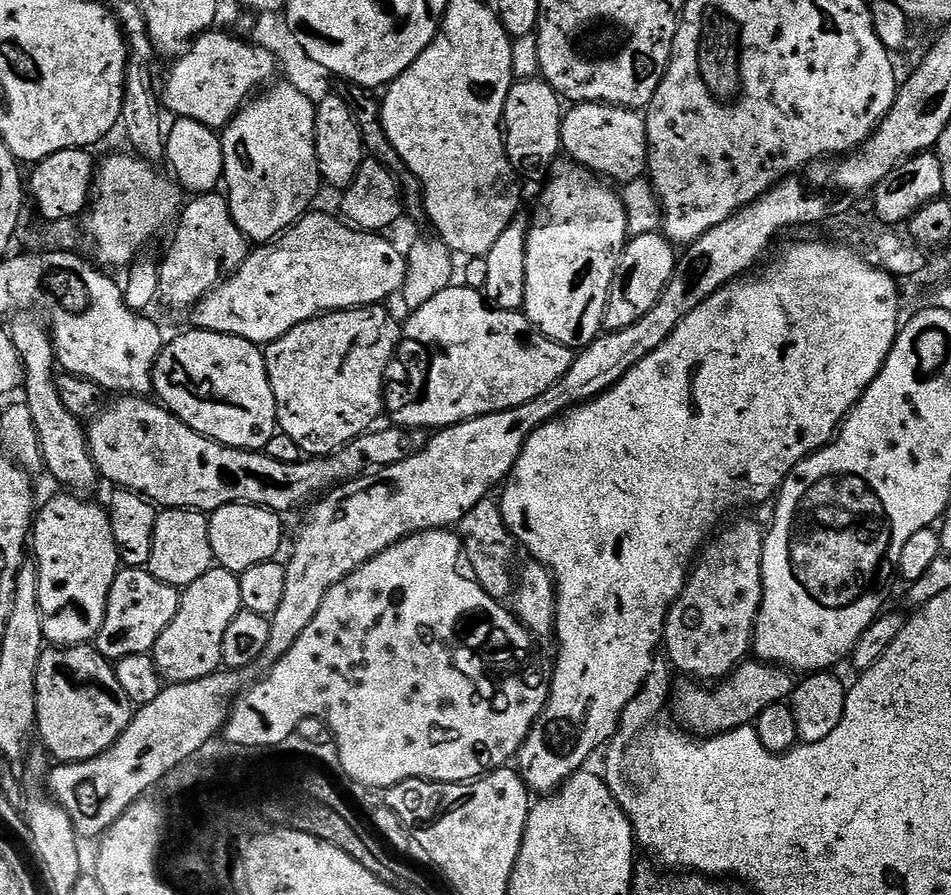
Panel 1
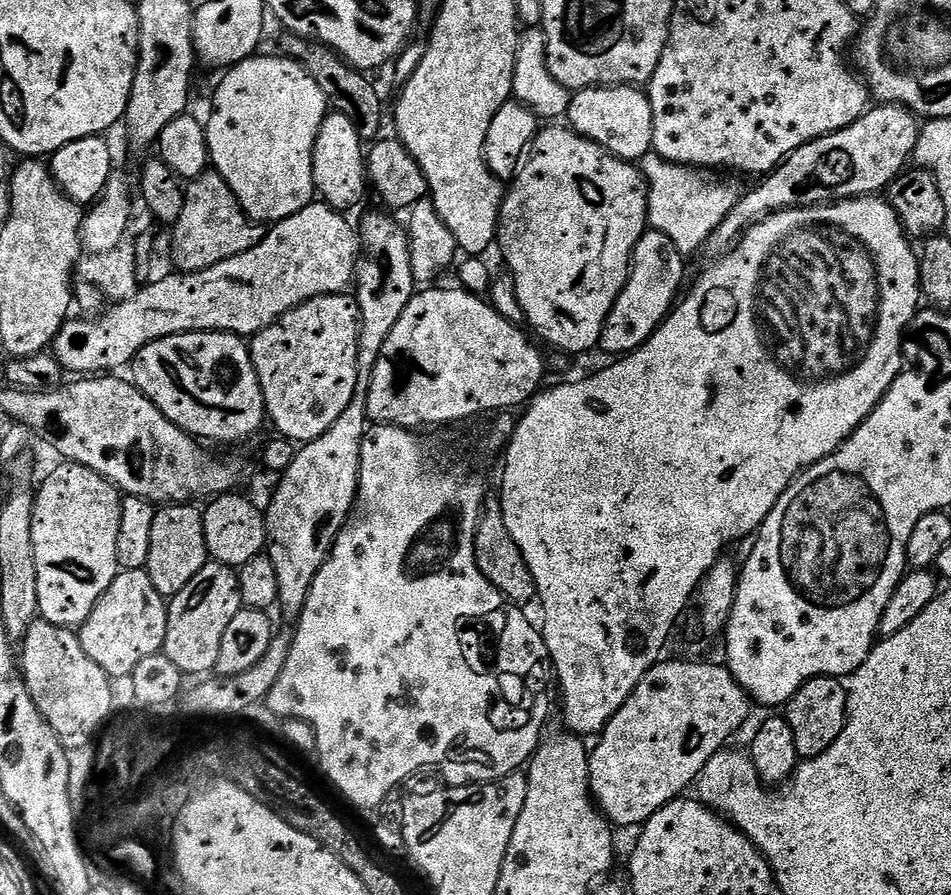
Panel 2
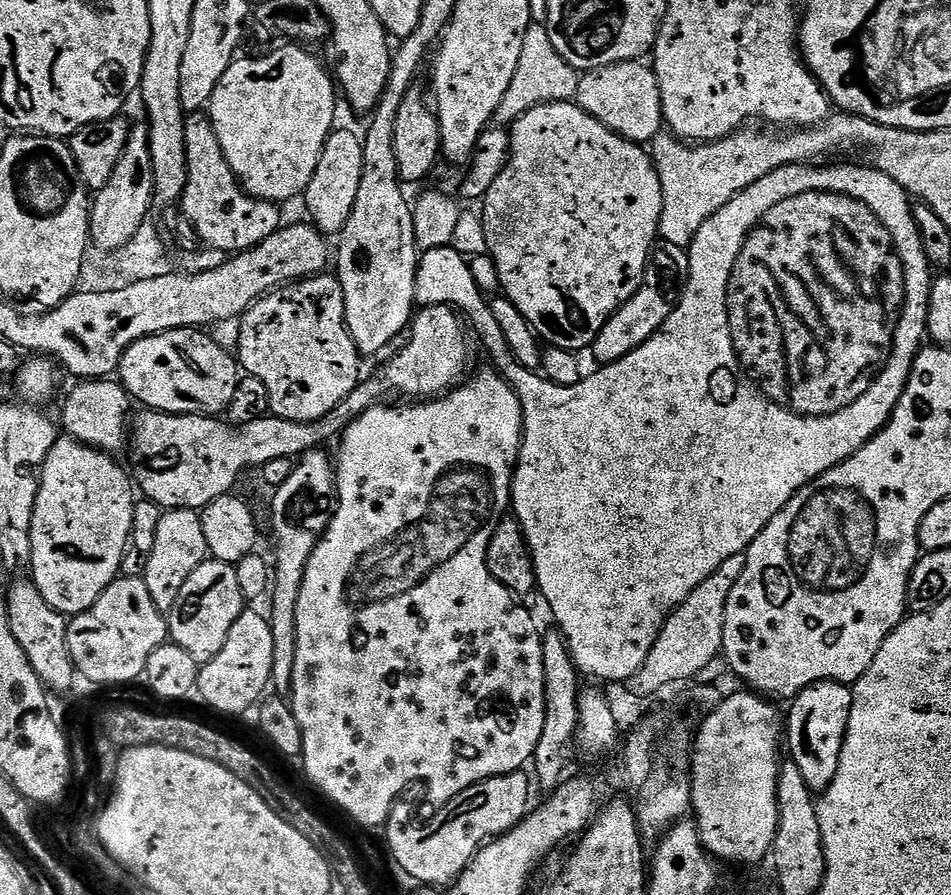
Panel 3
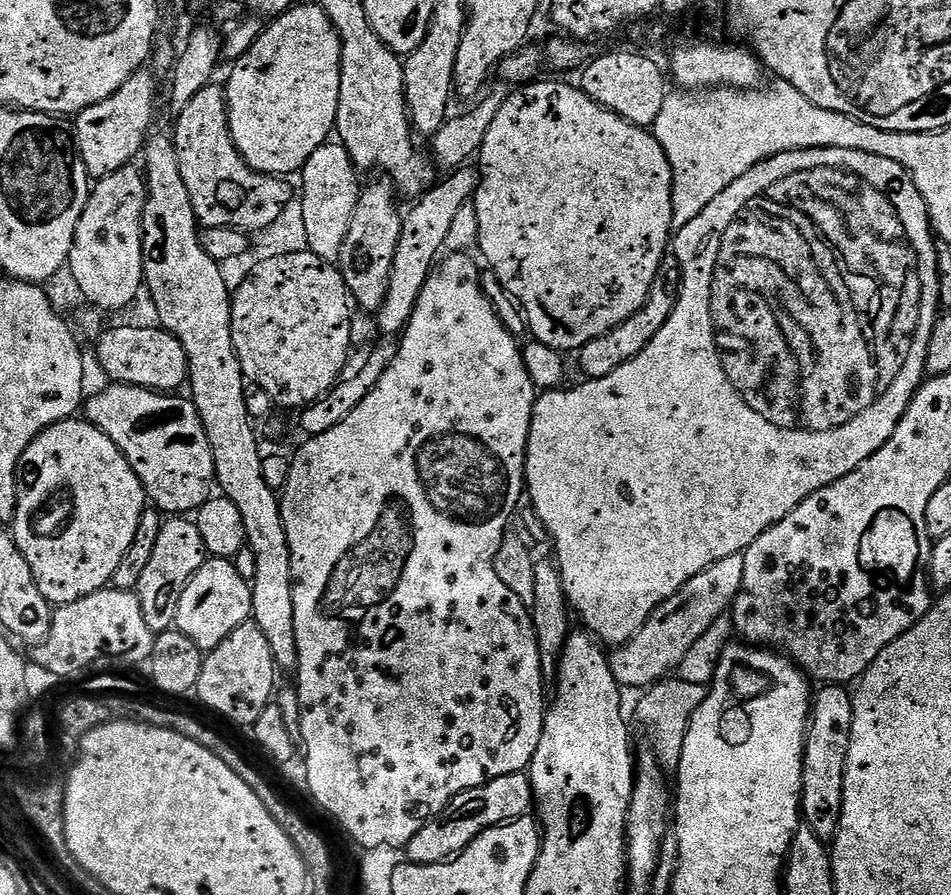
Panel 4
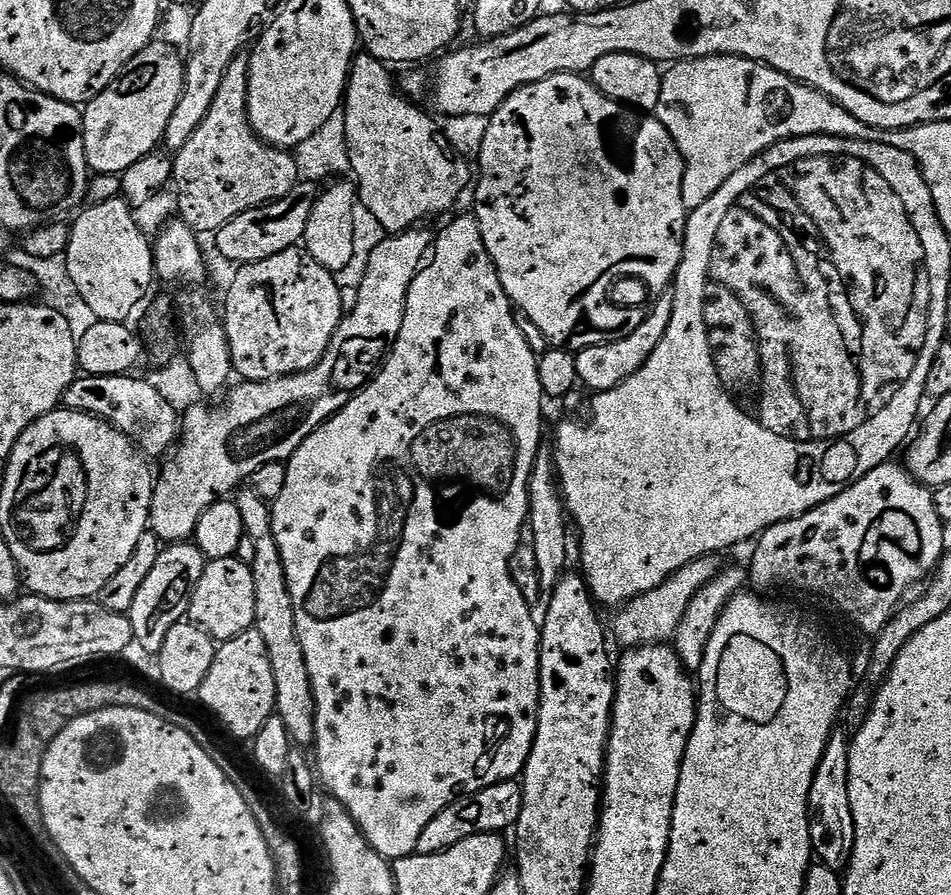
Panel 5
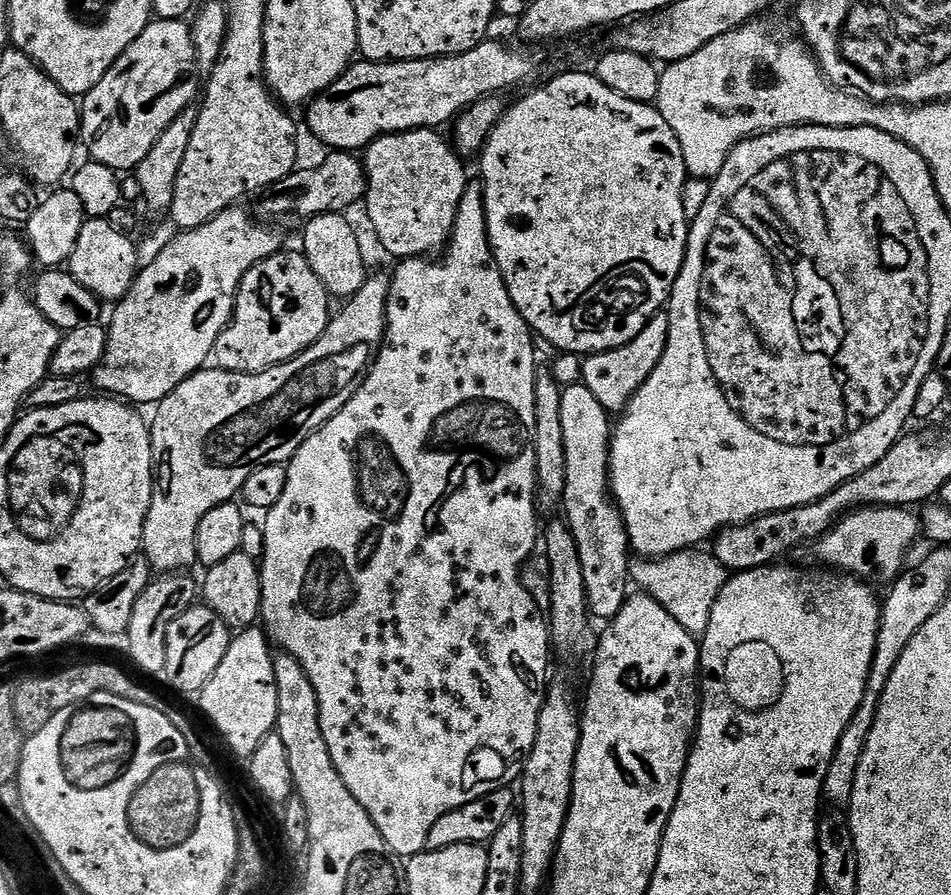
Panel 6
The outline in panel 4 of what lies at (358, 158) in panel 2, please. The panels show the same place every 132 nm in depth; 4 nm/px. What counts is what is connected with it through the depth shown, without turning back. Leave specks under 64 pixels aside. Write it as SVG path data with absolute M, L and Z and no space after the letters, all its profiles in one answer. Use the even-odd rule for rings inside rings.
M329 142L318 146L314 154L304 163L298 179L304 183L304 193L299 193L303 217L306 222L308 241L307 251L318 258L339 261L342 242L346 242L346 234L350 231L350 218L354 218L354 206L358 206L358 198L362 191L361 173L350 154L339 142Z

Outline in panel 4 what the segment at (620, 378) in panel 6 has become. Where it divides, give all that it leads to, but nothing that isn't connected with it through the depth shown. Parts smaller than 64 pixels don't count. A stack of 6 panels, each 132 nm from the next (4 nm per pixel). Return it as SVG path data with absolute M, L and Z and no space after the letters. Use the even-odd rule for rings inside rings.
M665 255L664 260L658 266L658 274L654 274L654 282L650 286L650 294L642 310L638 310L638 314L626 318L626 322L614 326L606 334L586 342L586 346L579 349L580 368L585 372L583 375L587 379L597 380L606 374L614 374L618 366L642 354L642 350L646 350L646 346L654 342L654 334L658 334L658 330L666 326L666 318L674 314L674 306L680 301L680 285L683 283L684 274L680 270L680 264L676 261L675 255Z

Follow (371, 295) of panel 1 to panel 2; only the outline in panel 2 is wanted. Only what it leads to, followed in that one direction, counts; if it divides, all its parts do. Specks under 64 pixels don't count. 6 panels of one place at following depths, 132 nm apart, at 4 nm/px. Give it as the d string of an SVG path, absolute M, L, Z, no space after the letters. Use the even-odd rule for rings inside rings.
M313 202L307 204L302 210L298 210L298 214L294 214L285 220L278 220L271 225L264 233L264 240L258 242L258 246L254 246L249 252L238 254L234 258L226 258L226 262L218 262L218 266L210 266L201 272L185 272L183 274L169 274L166 278L162 278L160 282L153 284L145 283L130 299L113 303L112 309L101 311L98 318L80 318L84 320L69 319L62 326L62 330L56 335L54 341L54 355L60 365L64 367L65 373L68 374L112 374L116 368L127 369L135 360L136 355L146 347L150 342L161 340L167 336L177 336L178 334L186 334L187 332L232 332L236 336L251 338L257 332L261 332L264 328L269 328L275 320L280 320L285 316L291 308L297 308L302 302L306 302L310 298L318 298L319 296L338 296L347 293L353 287L356 278L356 262L360 258L360 237L357 229L348 225L347 215L341 214L337 209L331 208L329 204L323 202Z

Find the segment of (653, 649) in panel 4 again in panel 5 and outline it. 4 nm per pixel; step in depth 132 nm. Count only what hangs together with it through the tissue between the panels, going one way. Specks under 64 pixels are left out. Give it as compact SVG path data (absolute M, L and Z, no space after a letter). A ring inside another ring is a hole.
M719 553L704 555L695 559L694 562L687 563L682 569L655 587L654 590L647 591L646 594L635 596L623 605L614 622L614 636L623 649L644 647L647 644L660 644L671 641L676 630L694 596L701 588L712 581L717 575L722 573L724 563L723 557Z

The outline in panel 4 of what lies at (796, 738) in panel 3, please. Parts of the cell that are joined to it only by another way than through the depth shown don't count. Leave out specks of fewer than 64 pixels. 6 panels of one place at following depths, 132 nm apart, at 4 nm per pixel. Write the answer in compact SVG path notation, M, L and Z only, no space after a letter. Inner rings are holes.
M824 686L810 704L808 736L804 739L804 785L800 795L803 823L818 838L828 842L836 835L842 818L846 754L850 750L850 730L854 722L852 692L844 686Z

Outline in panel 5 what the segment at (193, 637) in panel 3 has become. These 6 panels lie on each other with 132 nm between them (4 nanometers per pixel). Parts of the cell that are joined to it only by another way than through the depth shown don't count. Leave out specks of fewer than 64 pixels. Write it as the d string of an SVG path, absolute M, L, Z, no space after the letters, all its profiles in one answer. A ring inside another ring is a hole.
M235 556L207 561L202 570L202 578L198 578L198 582L192 591L187 619L198 625L202 630L206 630L206 634L210 634L212 639L217 642L229 640L253 628L256 619L254 618L254 574L252 573L252 565L244 564Z

